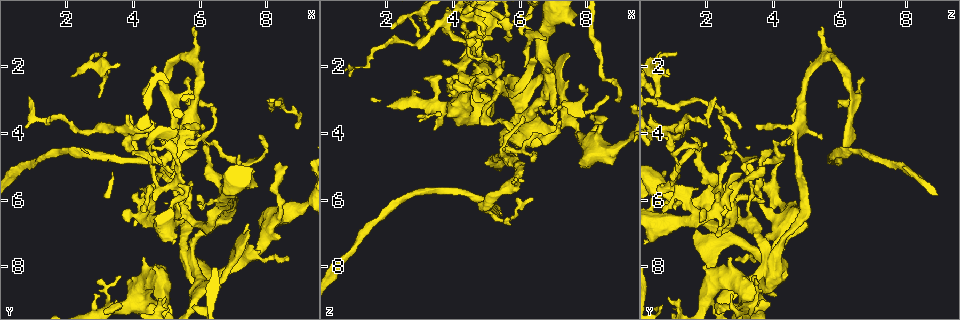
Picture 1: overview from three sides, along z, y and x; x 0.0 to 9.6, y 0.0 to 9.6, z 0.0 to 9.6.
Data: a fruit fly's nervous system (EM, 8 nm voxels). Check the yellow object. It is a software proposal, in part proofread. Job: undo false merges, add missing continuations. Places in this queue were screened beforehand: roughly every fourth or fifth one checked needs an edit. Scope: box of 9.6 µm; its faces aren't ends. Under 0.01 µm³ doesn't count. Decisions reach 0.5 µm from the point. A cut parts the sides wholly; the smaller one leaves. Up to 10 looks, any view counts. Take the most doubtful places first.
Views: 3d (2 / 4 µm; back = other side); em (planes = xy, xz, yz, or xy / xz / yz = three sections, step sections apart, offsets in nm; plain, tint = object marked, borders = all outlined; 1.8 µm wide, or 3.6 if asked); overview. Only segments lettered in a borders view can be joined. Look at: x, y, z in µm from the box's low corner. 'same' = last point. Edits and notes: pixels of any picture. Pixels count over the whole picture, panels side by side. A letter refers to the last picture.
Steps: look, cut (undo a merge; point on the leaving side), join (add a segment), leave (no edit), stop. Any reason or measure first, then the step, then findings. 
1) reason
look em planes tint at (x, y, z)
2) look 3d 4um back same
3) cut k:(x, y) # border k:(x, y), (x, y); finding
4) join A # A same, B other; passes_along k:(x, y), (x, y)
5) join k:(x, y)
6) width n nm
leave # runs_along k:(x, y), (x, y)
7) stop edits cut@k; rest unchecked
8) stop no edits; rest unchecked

arms part here
look 3d 2um at (5.70, 7.70, 3.95)

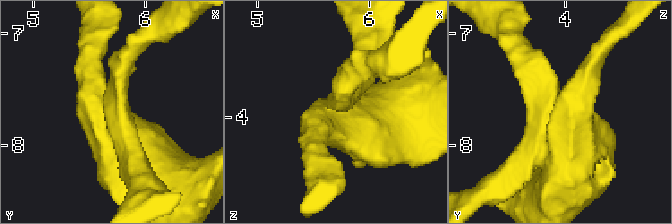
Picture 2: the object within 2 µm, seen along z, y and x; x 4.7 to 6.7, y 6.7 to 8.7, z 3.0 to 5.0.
look em 3.6um planes borders at (5.64, 7.76, 3.96)

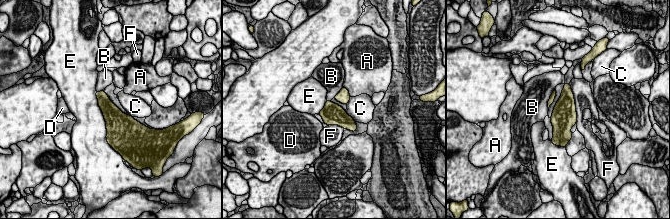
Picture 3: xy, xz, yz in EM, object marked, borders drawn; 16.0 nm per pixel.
width 300 nm
leave # A other, B other, C other, D other, E other, F other; border 3:(554, 89), (548, 101), (548, 108); all the same neuron

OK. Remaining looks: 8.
abrupt turn
look em planes tint at (5.75, 3.80, 4.75)

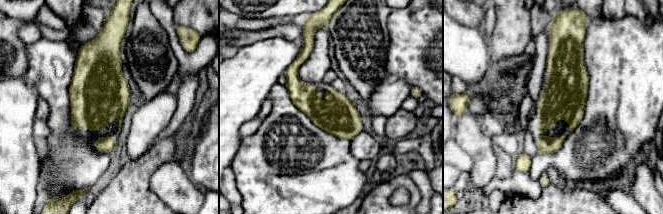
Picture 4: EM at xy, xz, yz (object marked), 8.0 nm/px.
what lies round it
look em planes borders same

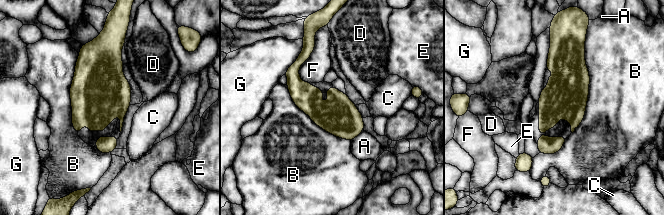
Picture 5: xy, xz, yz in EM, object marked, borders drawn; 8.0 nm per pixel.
leave # A other, B other, C other, D other, E other, F other, G other; runs_along 5:(309, 49), (294, 83), (350, 137); continuous, no second neuron

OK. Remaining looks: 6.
an open end
look em 3.6um xz step 16 plain at (0.90, 2.95, 2.25)

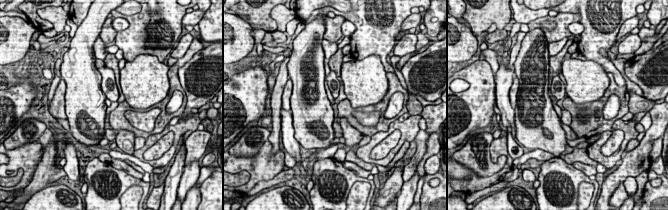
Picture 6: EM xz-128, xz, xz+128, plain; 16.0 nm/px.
what lies round it
look em 3.6um xz step 16 borders same

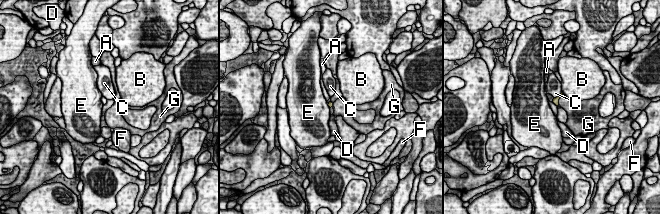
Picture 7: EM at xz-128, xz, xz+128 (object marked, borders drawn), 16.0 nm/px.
leave # A other, B other, C other, D other, E other, F other, G other; border 7:(563, 94), (559, 99), (558, 106); none of them fits

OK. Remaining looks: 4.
long arm stops here
look em xy step 4 tint at (8.85, 3.90, 2.95)

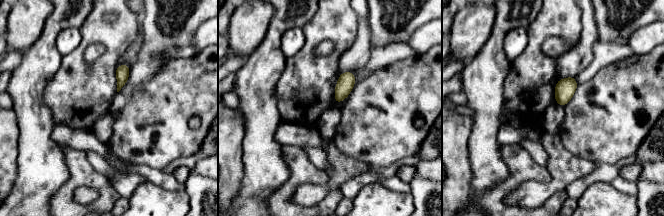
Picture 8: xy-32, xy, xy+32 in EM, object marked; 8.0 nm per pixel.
look em planes borders same

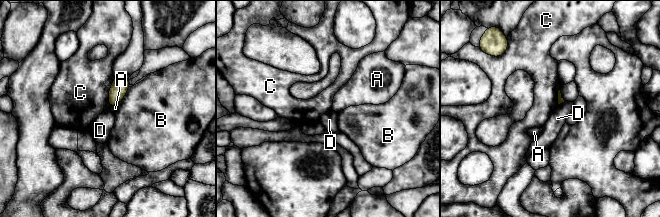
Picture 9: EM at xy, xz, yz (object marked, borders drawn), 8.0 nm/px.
longest_contact C 240 nm
leave # A other, B other, C other, D other; border 9:(565, 101), (558, 105); none of them fits

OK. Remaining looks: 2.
stop no edits; rest unchecked

